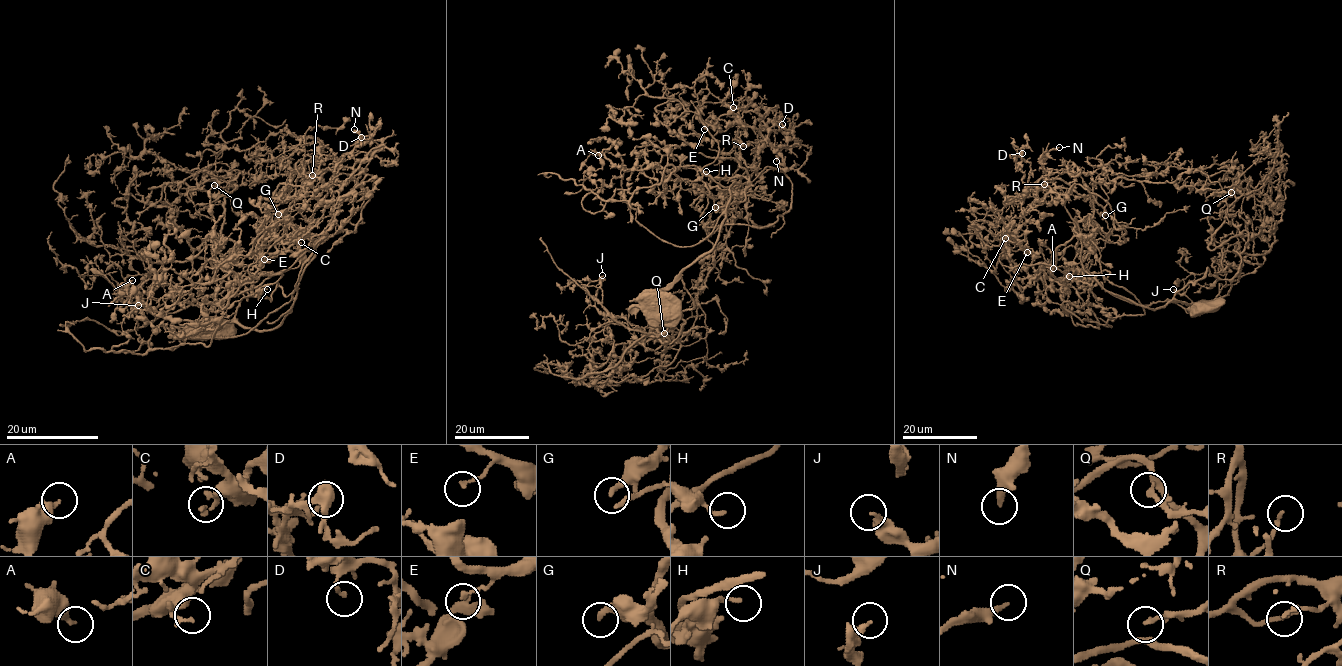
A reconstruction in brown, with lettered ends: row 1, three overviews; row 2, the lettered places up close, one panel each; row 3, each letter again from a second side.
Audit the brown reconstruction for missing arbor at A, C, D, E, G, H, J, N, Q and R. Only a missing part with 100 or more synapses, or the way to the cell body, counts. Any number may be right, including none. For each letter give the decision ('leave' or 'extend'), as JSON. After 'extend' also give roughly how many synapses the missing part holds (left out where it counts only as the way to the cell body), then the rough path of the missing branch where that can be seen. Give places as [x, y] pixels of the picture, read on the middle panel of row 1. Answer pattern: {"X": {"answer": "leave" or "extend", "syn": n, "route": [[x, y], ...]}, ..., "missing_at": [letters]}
{"A": {"answer": "leave"}, "C": {"answer": "leave"}, "D": {"answer": "leave"}, "E": {"answer": "leave"}, "G": {"answer": "leave"}, "H": {"answer": "leave"}, "J": {"answer": "leave"}, "N": {"answer": "extend", "syn": 110, "route": [[776, 161], [780, 170], [772, 182], [762, 186], [761, 193], [777, 198], [780, 210]]}, "Q": {"answer": "leave"}, "R": {"answer": "leave"}, "missing_at": ["N"]}

